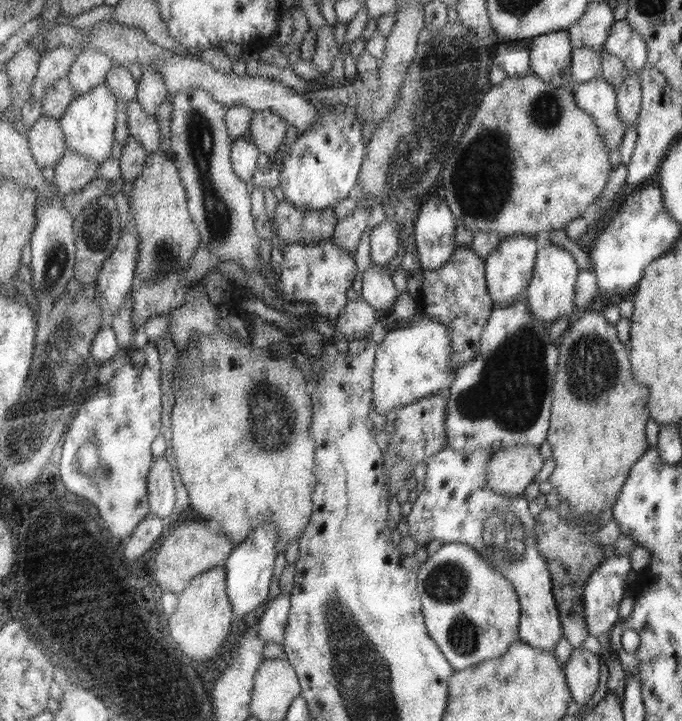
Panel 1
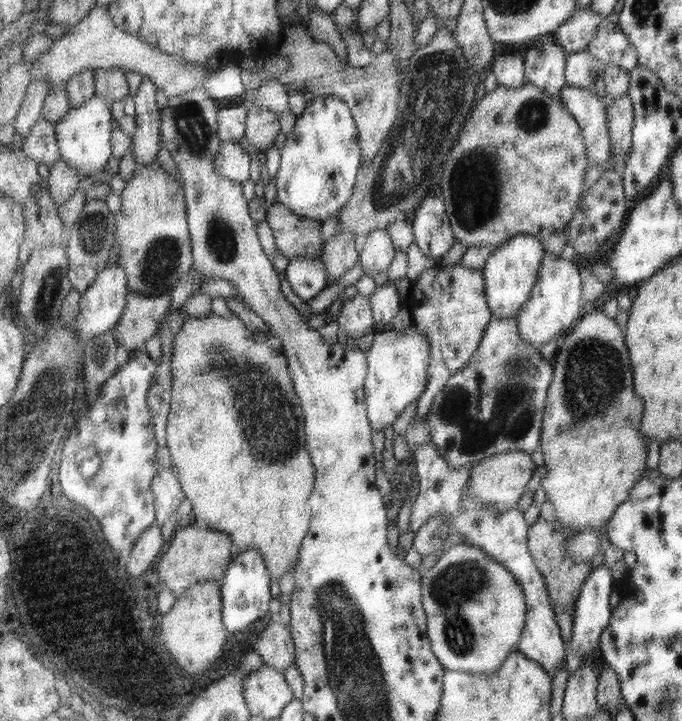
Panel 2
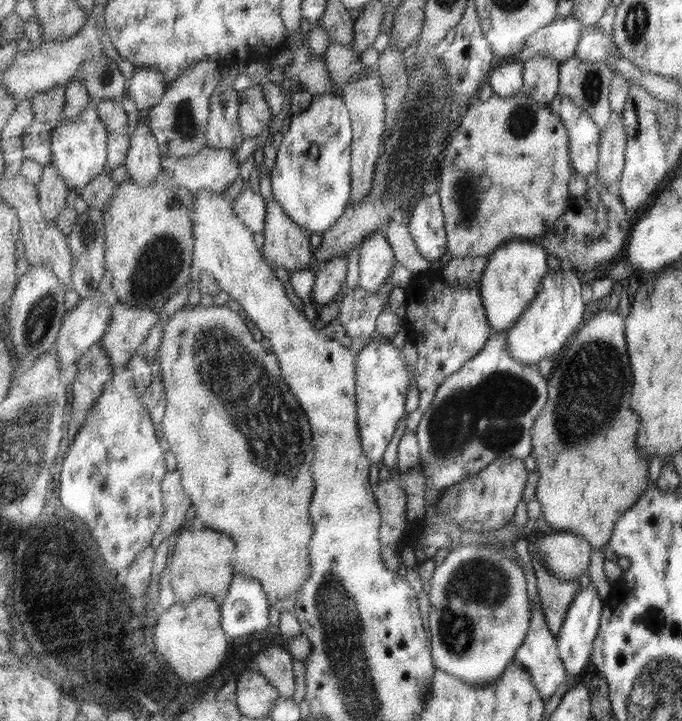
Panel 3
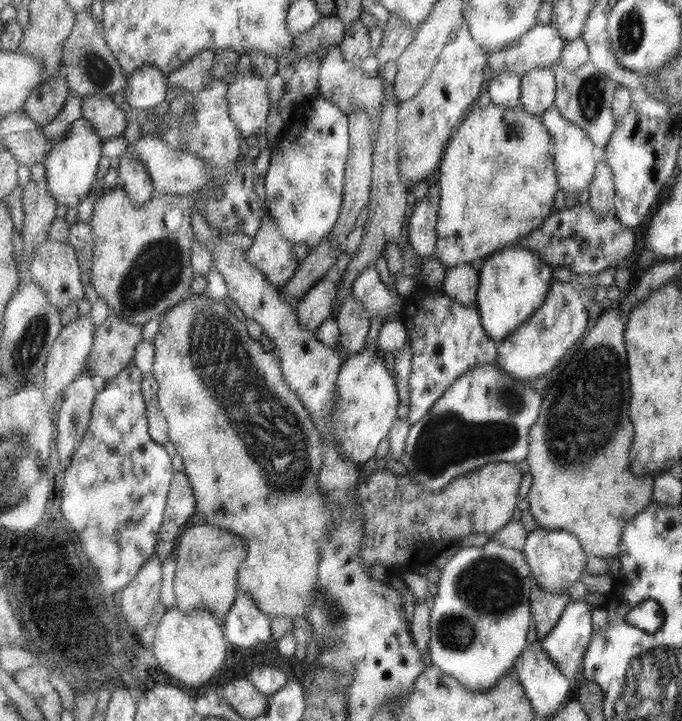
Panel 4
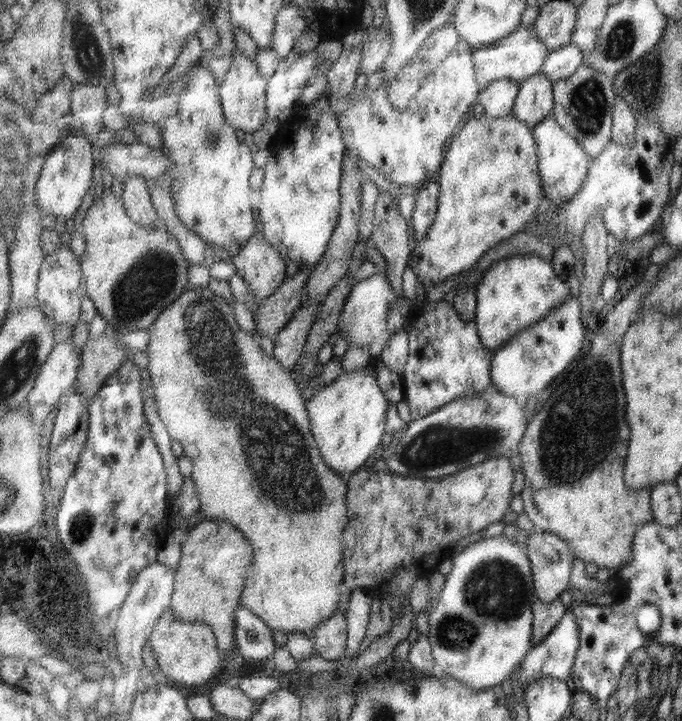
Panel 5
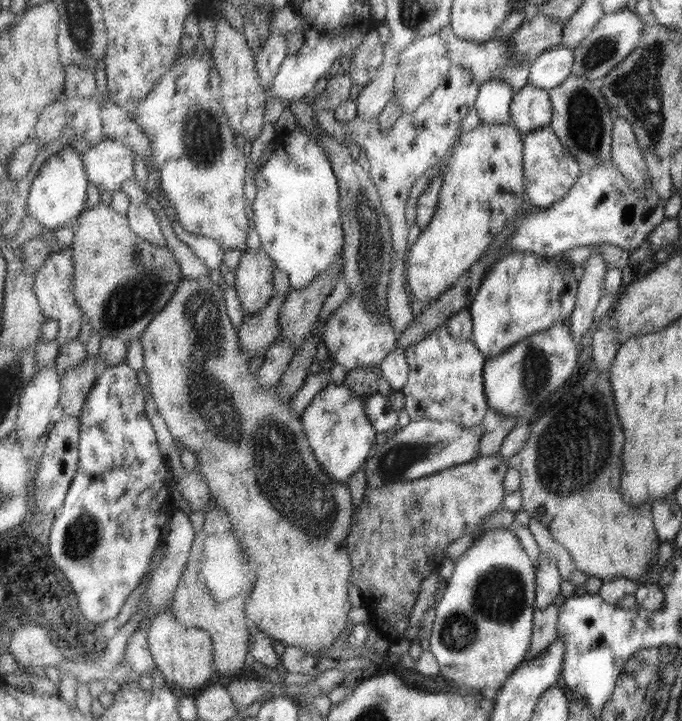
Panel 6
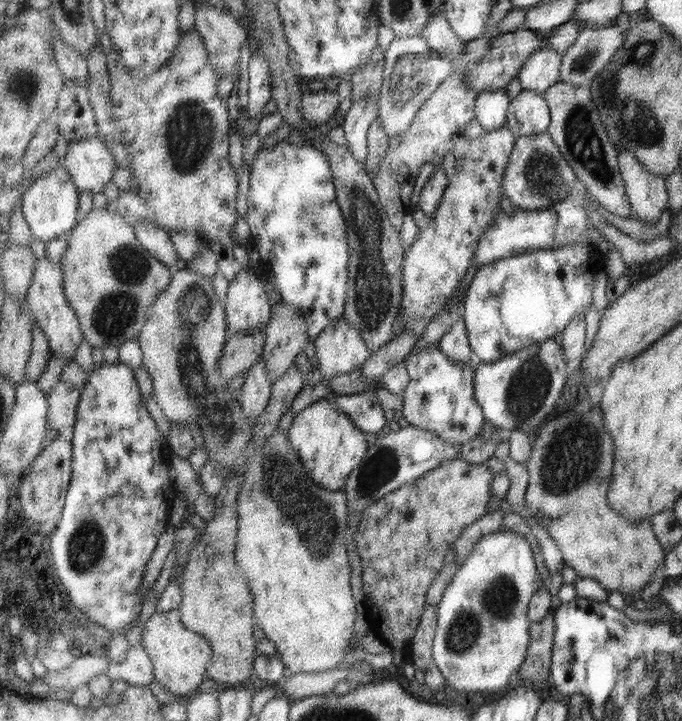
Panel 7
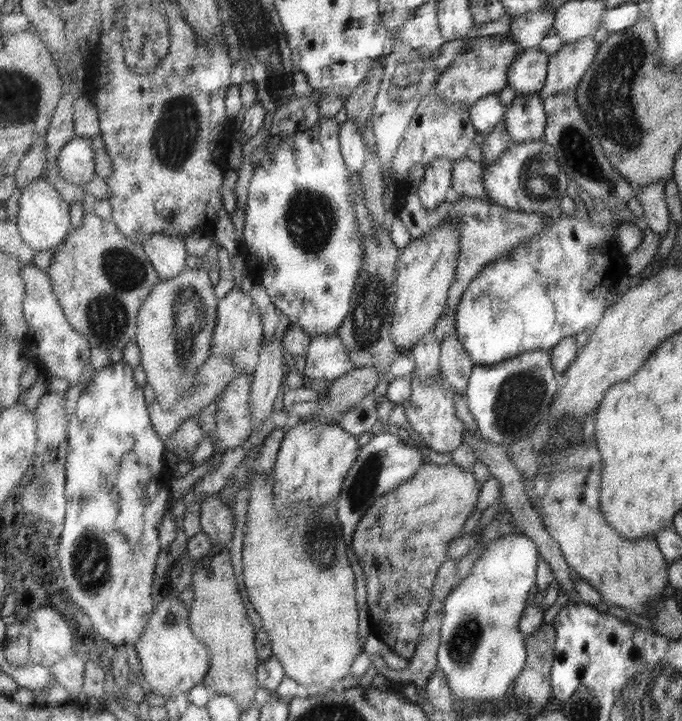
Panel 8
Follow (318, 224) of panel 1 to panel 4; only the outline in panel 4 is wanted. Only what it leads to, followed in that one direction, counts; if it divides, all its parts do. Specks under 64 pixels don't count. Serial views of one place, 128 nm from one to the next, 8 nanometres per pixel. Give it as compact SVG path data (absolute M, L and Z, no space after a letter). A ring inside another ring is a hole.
M268 212L247 252L247 261L253 267L263 270L263 275L267 275L267 279L279 288L285 287L299 270L300 262L295 260L293 243L282 238L281 231Z

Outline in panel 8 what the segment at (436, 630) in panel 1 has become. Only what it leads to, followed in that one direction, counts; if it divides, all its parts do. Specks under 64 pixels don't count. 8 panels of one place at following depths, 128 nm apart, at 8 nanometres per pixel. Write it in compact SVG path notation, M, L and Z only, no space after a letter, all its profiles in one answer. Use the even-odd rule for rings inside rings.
M508 534L497 538L474 563L472 573L447 597L438 666L445 671L452 695L459 700L497 700L507 694L526 668L528 650L521 620L528 607L529 594L537 584L537 562L541 557L538 543L530 536Z

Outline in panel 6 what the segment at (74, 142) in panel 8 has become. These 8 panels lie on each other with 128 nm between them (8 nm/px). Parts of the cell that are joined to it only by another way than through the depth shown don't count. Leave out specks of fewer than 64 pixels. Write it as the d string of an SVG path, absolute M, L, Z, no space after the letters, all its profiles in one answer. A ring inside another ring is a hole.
M113 139L91 144L82 154L90 184L110 193L121 190L121 184L135 176L133 155L131 147Z

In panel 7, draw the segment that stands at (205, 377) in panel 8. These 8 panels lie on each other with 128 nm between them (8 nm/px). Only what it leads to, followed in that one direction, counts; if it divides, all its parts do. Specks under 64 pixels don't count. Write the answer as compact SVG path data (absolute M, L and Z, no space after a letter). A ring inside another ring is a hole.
M265 329L257 333L237 334L226 342L218 369L222 371L222 377L229 381L241 372L248 371L261 359L266 345Z

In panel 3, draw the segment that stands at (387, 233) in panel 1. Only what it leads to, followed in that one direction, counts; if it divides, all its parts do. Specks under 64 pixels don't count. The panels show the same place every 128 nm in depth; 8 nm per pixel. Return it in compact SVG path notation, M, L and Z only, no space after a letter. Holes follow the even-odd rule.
M383 230L371 233L359 246L360 289L375 294L389 279L397 263Z

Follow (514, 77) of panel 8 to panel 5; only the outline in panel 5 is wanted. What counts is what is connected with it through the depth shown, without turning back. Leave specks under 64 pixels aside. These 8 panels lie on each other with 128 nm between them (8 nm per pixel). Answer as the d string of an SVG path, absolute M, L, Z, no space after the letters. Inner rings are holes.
M570 43L563 49L551 51L540 72L548 75L552 82L571 78L586 60L586 54L577 45Z

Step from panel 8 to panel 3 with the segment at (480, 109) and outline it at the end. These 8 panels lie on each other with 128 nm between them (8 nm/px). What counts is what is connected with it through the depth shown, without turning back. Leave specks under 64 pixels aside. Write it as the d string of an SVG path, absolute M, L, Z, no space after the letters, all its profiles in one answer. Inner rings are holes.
M518 61L505 62L493 69L488 77L493 94L501 98L513 98L524 89L524 64Z

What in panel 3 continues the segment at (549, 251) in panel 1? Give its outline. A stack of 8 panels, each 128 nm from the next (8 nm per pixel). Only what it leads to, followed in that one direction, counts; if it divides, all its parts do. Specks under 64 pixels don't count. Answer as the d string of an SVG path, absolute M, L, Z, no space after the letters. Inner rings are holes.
M549 270L547 277L543 279L538 297L515 326L507 330L507 350L523 364L535 366L541 360L551 358L557 352L564 350L571 336L575 336L585 322L587 306L585 306L581 292L583 288L575 279L575 270L570 273L563 272L563 270L557 272Z

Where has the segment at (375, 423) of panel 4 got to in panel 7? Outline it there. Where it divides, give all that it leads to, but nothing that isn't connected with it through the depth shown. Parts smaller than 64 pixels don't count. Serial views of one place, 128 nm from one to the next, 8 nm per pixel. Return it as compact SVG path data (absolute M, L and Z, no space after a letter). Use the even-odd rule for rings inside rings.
M319 400L299 411L292 420L288 437L308 477L327 490L343 490L347 477L362 464L369 450L365 433L331 401Z

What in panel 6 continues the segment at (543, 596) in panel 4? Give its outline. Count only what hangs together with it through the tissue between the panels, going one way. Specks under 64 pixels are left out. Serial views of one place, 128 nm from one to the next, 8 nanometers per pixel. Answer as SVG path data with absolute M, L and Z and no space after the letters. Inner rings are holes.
M551 605L545 610L534 609L534 637L526 660L537 658L558 639L560 606Z

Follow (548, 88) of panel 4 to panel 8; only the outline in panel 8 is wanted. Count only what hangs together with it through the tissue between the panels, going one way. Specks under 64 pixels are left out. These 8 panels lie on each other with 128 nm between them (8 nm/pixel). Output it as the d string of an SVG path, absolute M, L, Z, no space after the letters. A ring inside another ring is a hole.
M522 93L503 118L514 143L542 140L546 134L548 116L540 93Z

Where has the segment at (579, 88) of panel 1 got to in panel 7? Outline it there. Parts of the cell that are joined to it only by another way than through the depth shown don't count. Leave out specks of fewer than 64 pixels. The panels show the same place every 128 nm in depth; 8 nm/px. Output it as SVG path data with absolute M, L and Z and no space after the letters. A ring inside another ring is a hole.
M546 131L518 137L503 182L505 194L516 209L533 211L548 209L559 201L565 200L579 180L574 168L563 156L558 143Z

